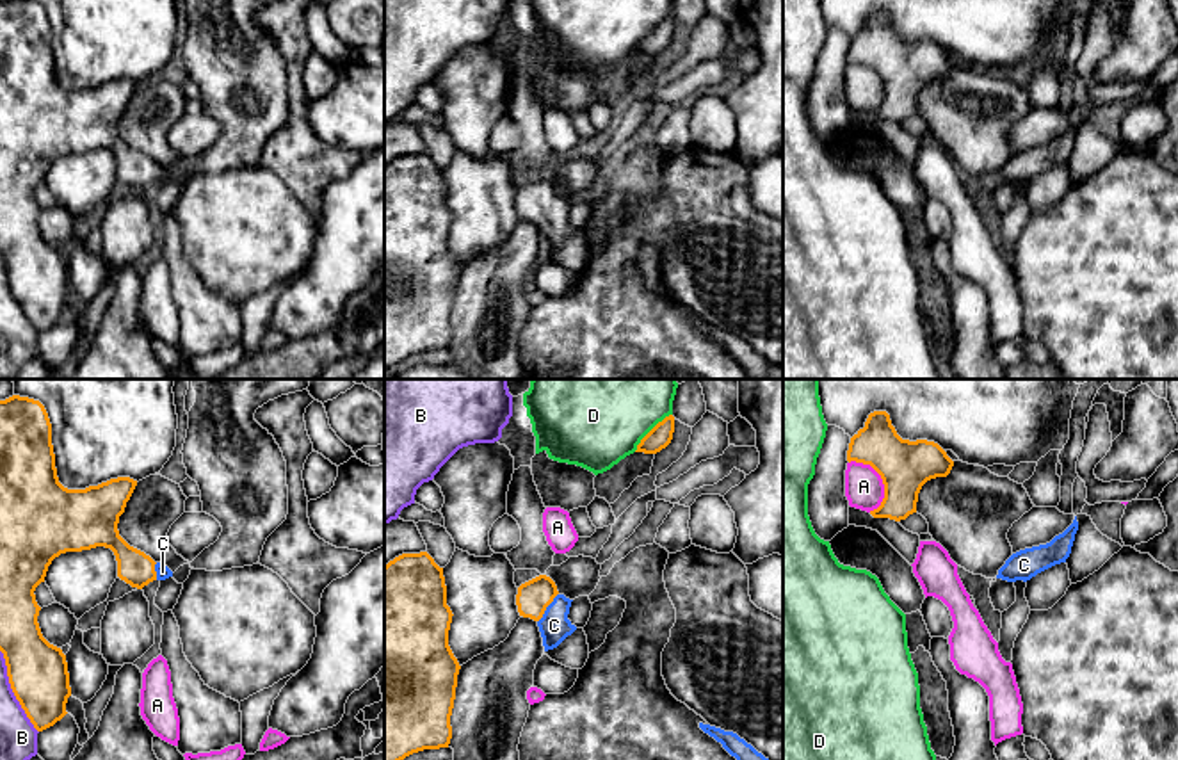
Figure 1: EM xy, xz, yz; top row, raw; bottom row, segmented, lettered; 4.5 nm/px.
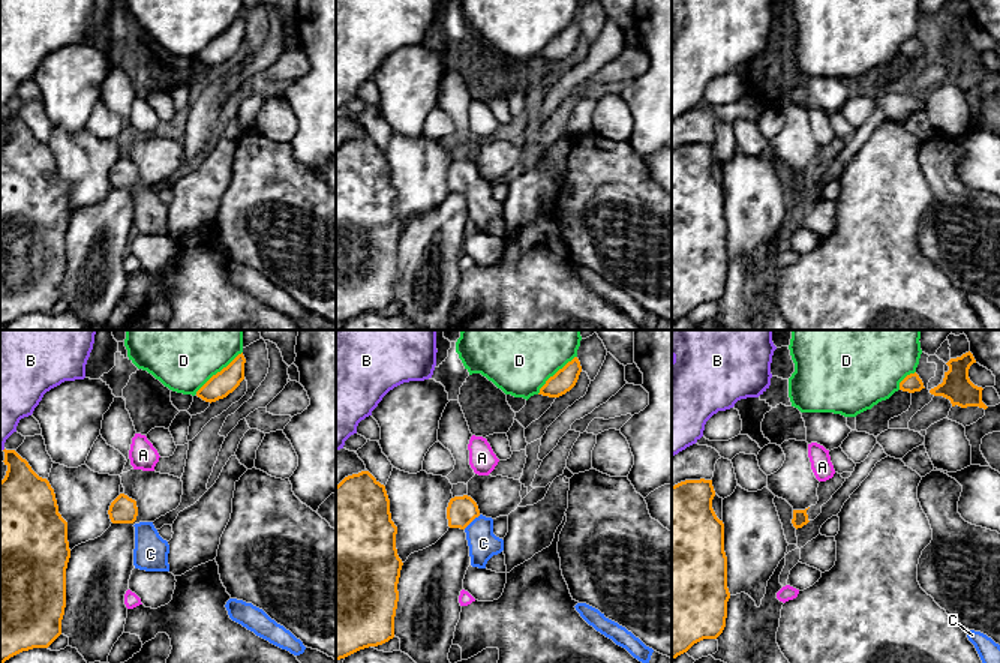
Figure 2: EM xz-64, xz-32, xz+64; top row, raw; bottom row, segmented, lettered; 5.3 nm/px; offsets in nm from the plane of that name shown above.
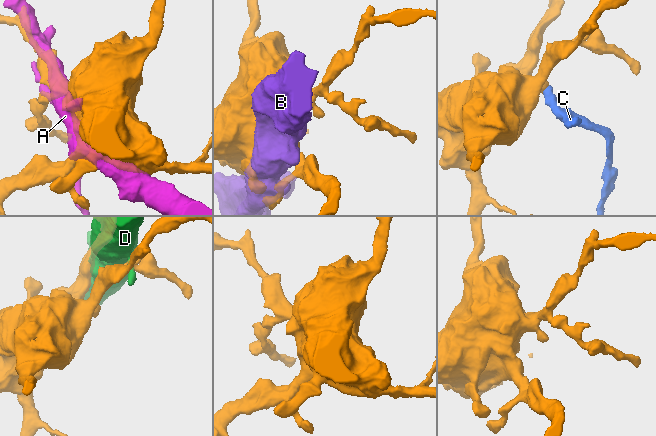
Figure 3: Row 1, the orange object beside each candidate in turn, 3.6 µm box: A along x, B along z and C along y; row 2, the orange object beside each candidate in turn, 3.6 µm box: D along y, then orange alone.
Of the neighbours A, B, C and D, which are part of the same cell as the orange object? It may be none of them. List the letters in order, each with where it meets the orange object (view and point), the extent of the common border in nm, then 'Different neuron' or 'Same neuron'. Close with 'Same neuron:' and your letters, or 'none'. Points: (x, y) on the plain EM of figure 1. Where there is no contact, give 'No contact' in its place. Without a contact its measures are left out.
A: Touches orange at yz (881, 79). Shared border 260 nm. Different neuron
B: Touches orange at xy (13, 292). Shared border 420 nm. Different neuron
C: Touches orange at xz (547, 207). Shared border 160 nm. Same neuron
D: Touches orange at xz (650, 32). Shared border 240 nm. Different neuron
Same neuron: C

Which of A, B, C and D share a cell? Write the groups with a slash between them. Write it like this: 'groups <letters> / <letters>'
groups A / B / C / D

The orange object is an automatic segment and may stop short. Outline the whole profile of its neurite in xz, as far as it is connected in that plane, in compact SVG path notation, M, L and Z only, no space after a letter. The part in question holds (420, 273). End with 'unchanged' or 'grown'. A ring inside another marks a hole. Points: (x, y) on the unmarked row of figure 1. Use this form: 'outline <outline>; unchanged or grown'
outline M427 153L402 155L384 167L384 370L413 354L450 345L450 317L461 271L448 247L452 217L443 169Z; unchanged

